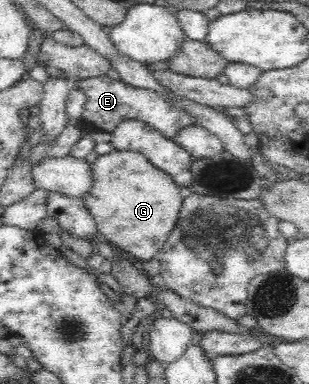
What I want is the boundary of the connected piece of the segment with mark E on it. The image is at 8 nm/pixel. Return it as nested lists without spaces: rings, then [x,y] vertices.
[[[108,75],[77,81],[74,89],[78,87],[87,98],[82,118],[87,120],[89,127],[99,128],[103,132],[111,133],[121,122],[137,120],[148,125],[152,130],[162,133],[162,136],[174,140],[182,128],[186,128],[188,124],[196,121],[182,109],[170,105],[160,95],[150,90],[134,88],[134,86],[127,85],[122,80],[112,79]]]

